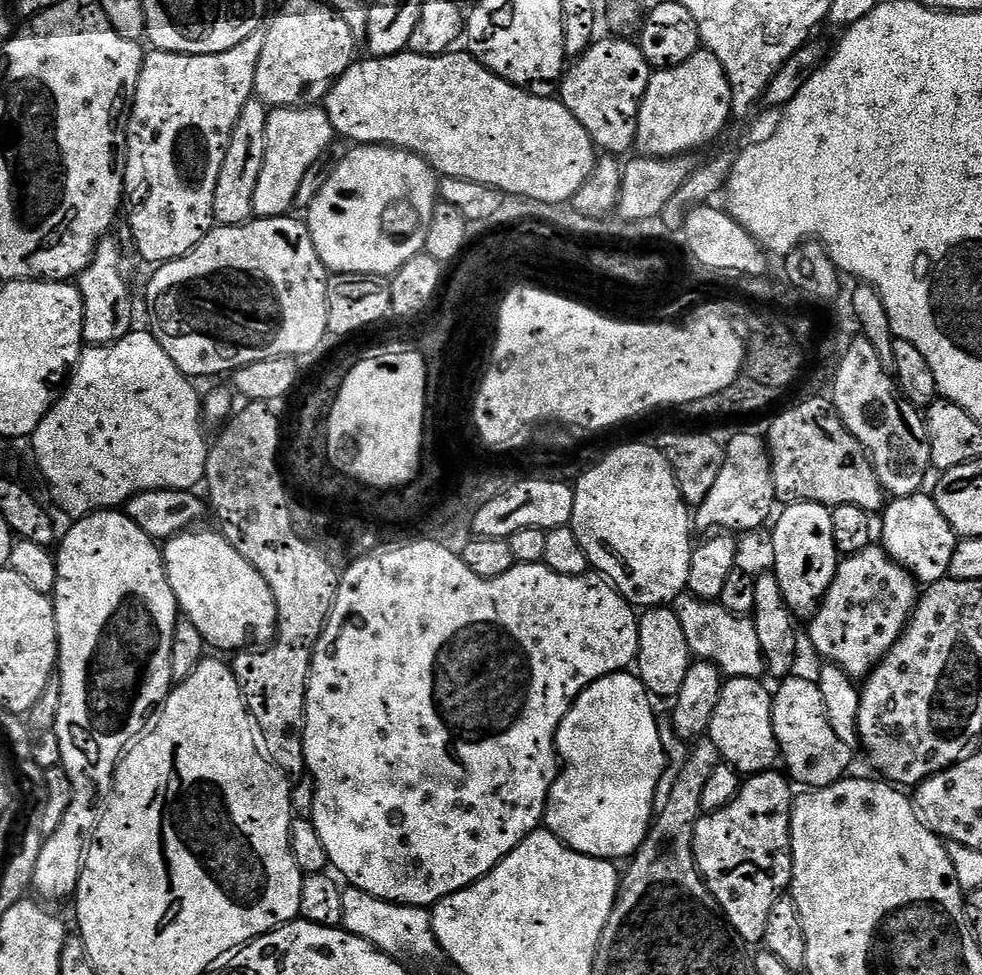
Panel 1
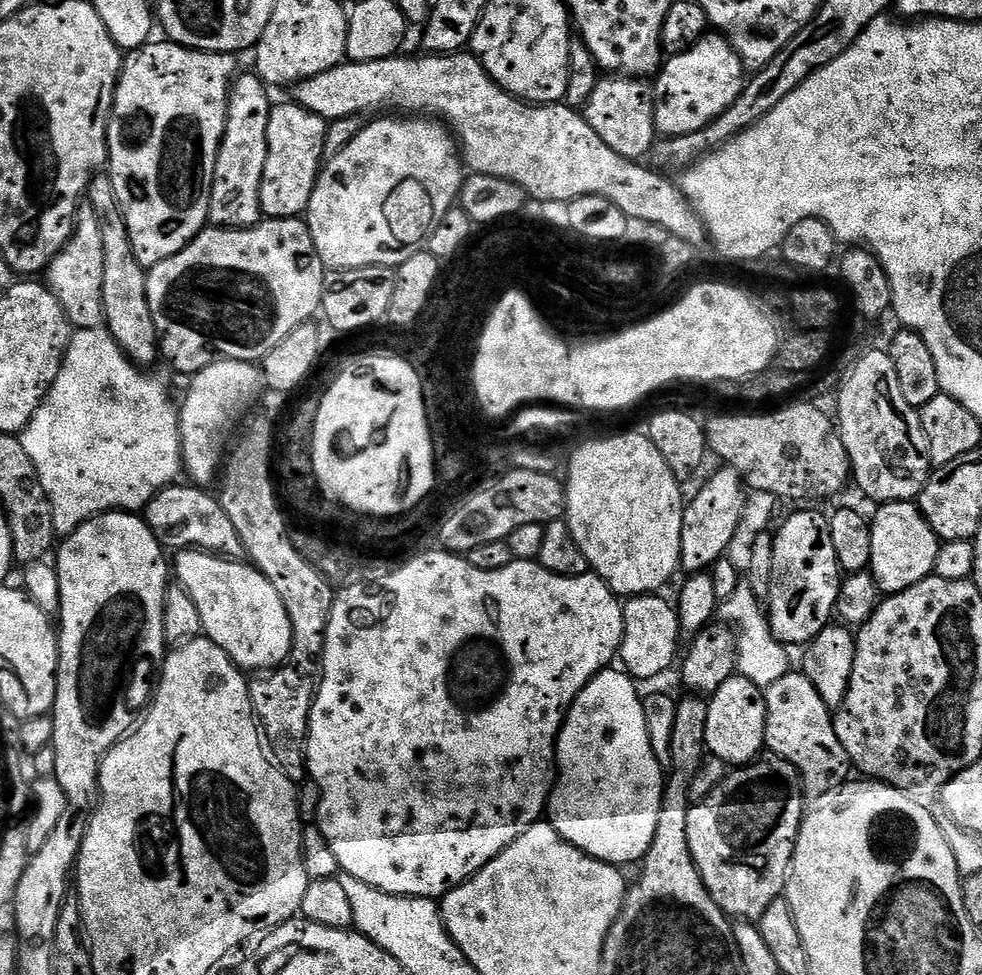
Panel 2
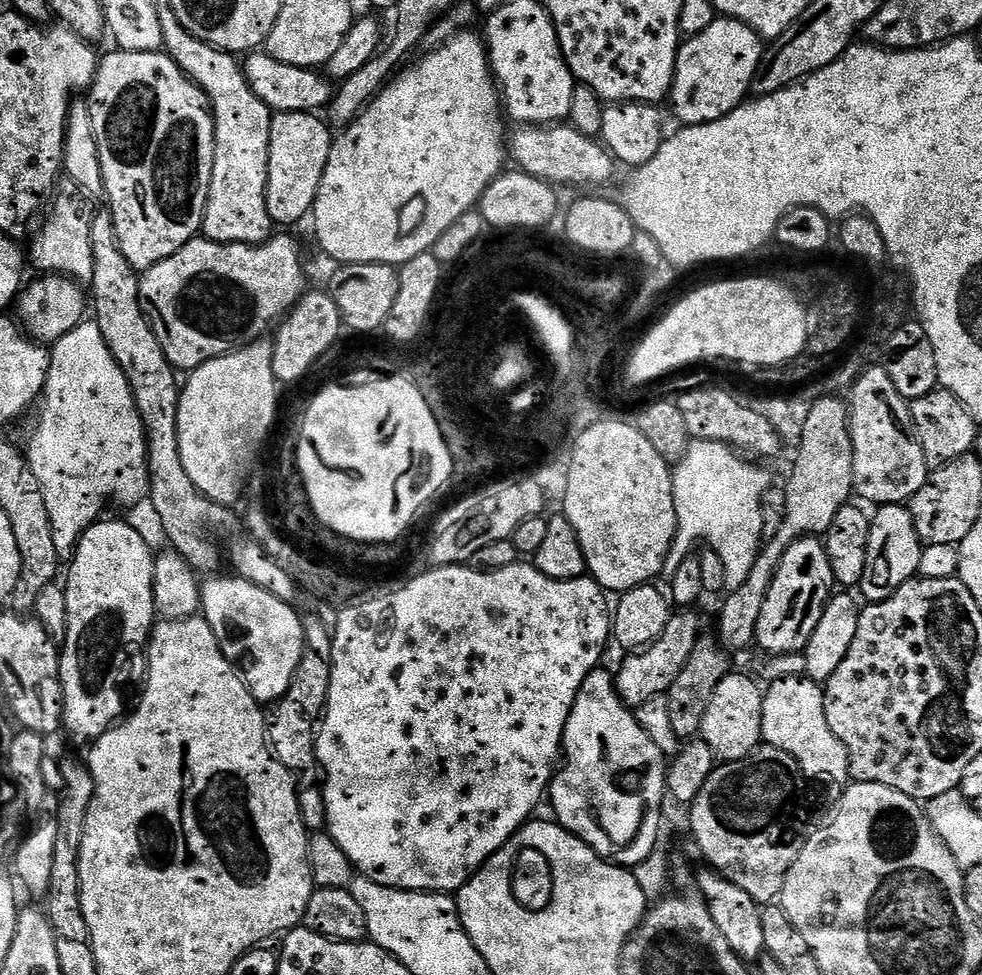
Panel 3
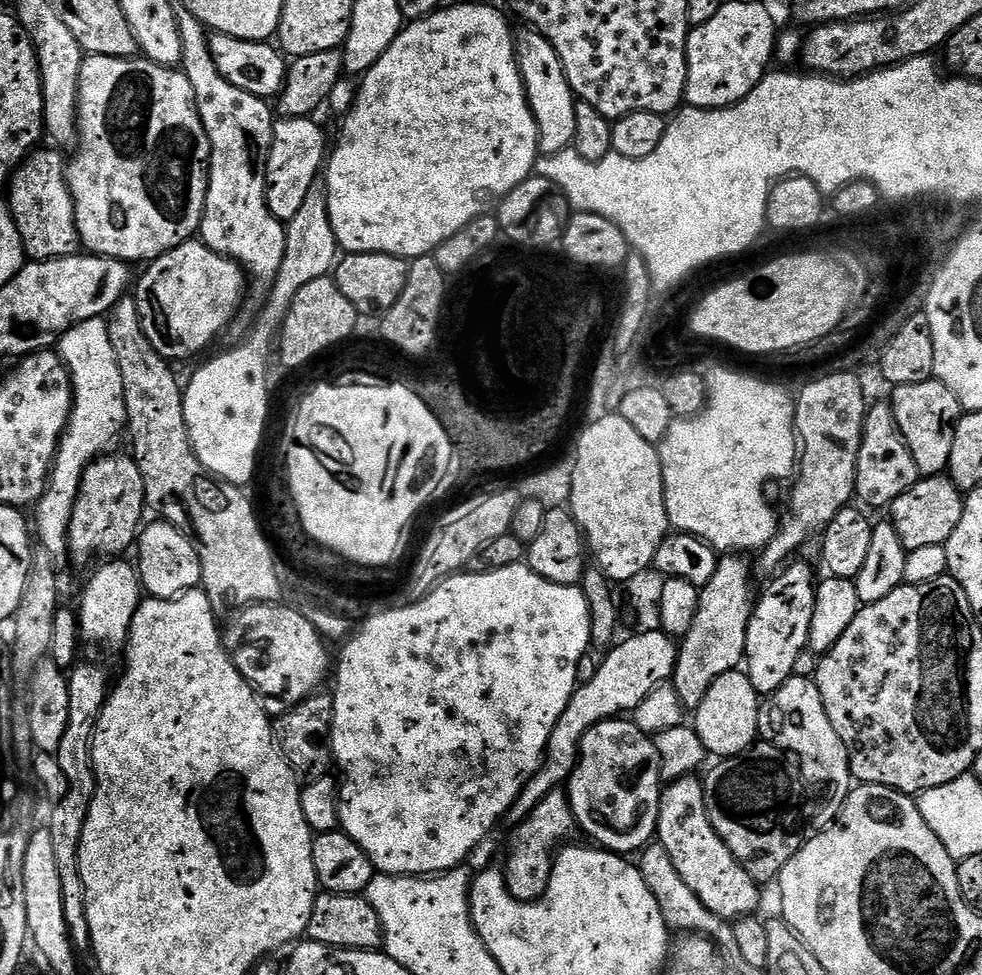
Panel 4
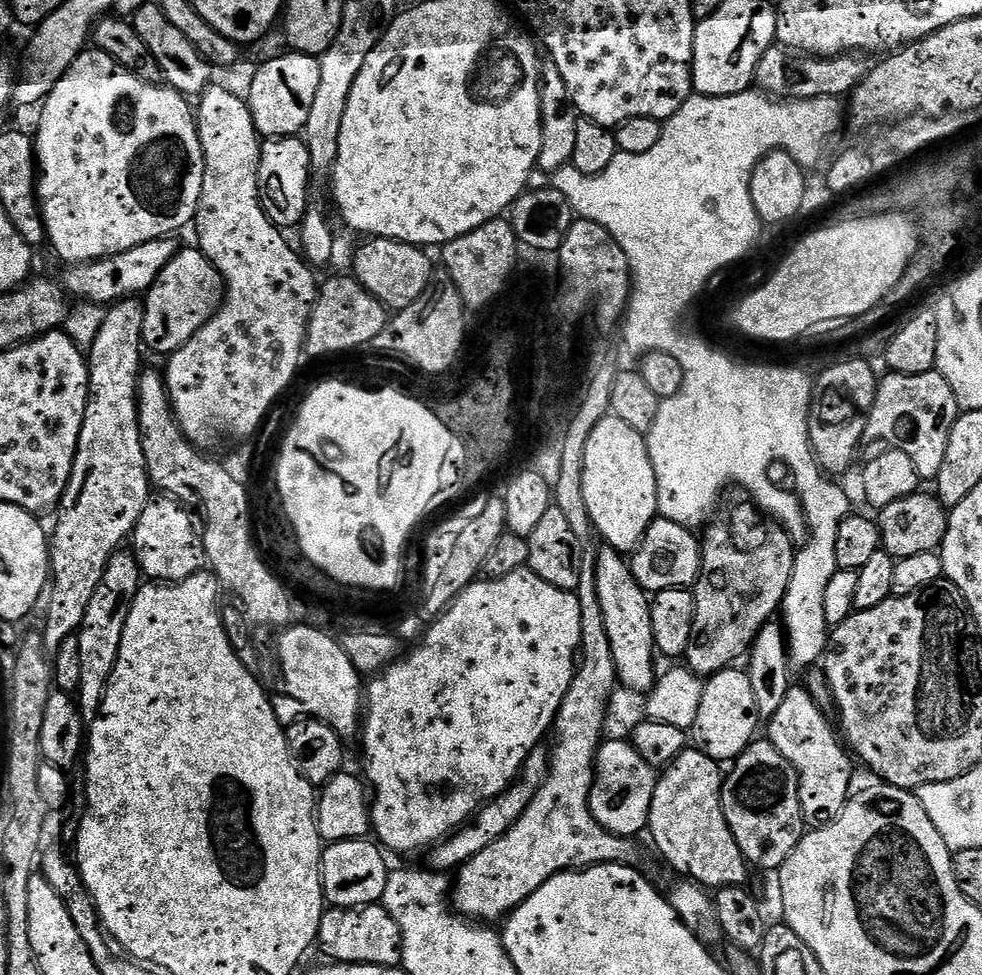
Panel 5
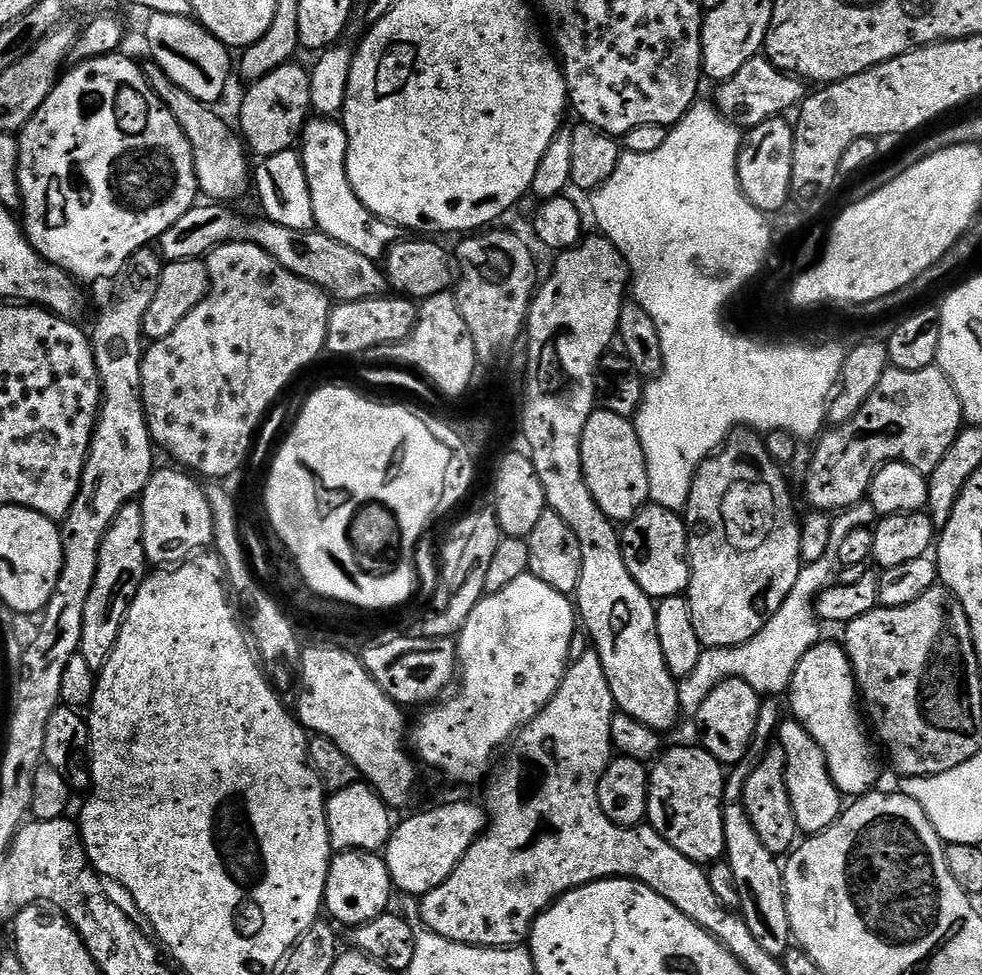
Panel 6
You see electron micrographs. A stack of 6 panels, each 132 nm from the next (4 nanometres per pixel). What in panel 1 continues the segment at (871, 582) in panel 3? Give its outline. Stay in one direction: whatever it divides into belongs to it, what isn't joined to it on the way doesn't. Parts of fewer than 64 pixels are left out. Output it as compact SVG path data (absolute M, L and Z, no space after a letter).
M918 491L912 496L897 496L885 507L882 513L884 525L879 525L878 536L882 541L882 547L888 556L898 562L917 582L917 585L927 586L936 584L939 580L945 579L950 570L950 558L954 555L954 546L957 542L956 531L950 526L950 522L946 522L946 518L942 518L942 510L938 510L935 499L931 495L924 496L923 491Z

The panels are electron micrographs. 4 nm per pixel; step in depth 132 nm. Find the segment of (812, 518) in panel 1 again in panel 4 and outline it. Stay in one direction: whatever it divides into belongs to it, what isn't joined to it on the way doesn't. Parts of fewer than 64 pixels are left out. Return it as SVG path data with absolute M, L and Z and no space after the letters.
M789 563L761 596L759 593L746 630L746 671L754 690L764 698L781 688L797 671L796 659L808 648L818 576L812 573L810 565L795 563Z

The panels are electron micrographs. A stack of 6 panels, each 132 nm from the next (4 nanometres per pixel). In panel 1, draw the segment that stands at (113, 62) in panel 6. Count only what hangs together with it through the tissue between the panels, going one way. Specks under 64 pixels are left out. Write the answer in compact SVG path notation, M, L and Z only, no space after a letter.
M261 30L250 34L246 42L234 46L234 50L226 50L222 54L210 54L209 56L187 56L185 52L161 52L152 50L144 57L144 65L138 78L136 87L136 97L130 105L130 115L126 125L126 135L128 137L128 147L126 149L126 159L122 165L124 170L124 194L126 197L126 208L128 204L128 224L132 234L132 244L136 252L151 266L159 266L182 258L206 234L211 232L214 227L214 190L218 186L218 174L222 174L222 162L226 158L228 143L232 137L234 126L246 106L246 102L253 99L256 83L254 74L258 70L258 58L262 54L262 46L266 42L266 31Z

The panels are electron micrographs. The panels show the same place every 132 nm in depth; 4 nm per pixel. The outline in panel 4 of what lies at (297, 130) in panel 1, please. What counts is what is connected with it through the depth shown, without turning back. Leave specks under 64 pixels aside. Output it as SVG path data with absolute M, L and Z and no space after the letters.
M280 118L272 130L272 148L268 151L266 191L268 208L282 222L290 221L298 214L310 186L321 175L326 164L324 132L312 118Z

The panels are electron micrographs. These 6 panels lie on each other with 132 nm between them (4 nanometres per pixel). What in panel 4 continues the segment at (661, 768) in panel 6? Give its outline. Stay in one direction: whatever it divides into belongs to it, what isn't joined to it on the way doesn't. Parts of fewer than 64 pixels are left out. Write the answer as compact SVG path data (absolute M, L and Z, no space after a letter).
M691 775L675 780L661 791L656 836L658 843L670 854L682 880L690 886L703 906L721 919L735 922L741 916L751 916L757 911L761 885L741 866L738 858L730 854L730 846L726 846L714 830L706 810L703 783L696 779L695 775Z

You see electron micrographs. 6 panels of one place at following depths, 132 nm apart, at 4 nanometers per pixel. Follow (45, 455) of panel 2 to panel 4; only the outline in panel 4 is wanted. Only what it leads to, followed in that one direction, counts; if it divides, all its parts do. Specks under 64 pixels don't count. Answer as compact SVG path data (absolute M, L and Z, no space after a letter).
M99 316L98 318L90 318L86 322L73 324L72 328L66 330L64 335L60 337L58 351L64 359L65 367L68 368L68 377L72 380L72 413L68 418L68 425L64 427L60 444L56 448L56 458L52 462L52 471L48 474L48 484L34 505L34 511L36 511L34 536L38 544L38 539L40 539L39 547L50 558L50 566L60 574L64 572L63 568L69 567L70 564L68 555L69 514L73 510L73 502L76 500L77 490L80 488L80 478L96 457L111 453L115 449L112 447L115 446L120 432L122 436L125 431L128 415L124 401L122 374L114 346L110 346L110 332L105 317Z

